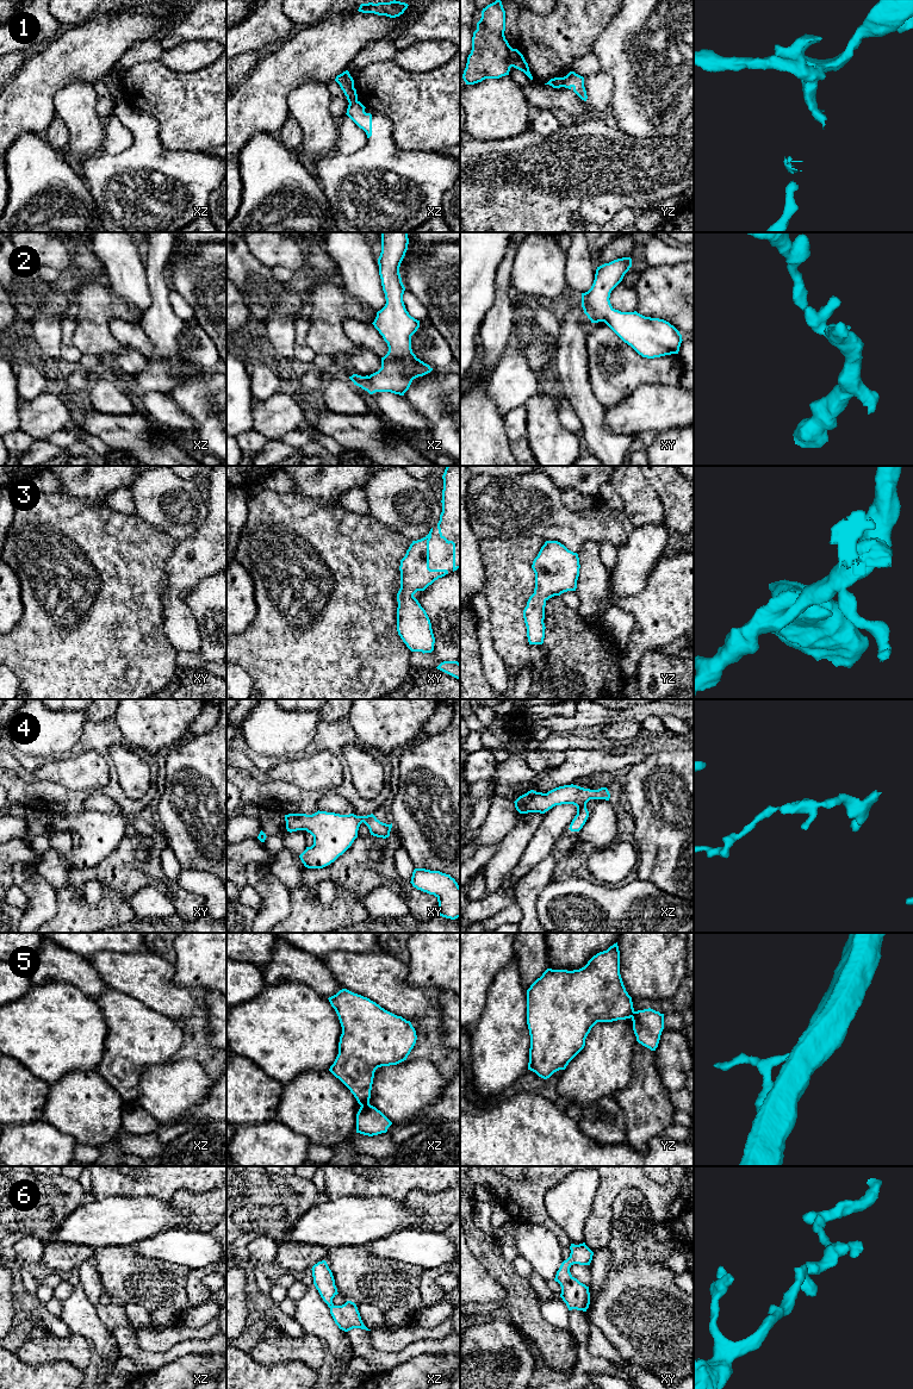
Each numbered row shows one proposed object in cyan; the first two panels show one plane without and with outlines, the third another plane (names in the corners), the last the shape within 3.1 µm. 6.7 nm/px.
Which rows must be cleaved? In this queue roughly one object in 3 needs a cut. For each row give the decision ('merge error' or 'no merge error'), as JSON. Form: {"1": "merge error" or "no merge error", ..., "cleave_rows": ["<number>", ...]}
{"1": "merge error", "2": "no merge error", "3": "no merge error", "4": "no merge error", "5": "merge error", "6": "no merge error", "cleave_rows": ["1", "5"]}

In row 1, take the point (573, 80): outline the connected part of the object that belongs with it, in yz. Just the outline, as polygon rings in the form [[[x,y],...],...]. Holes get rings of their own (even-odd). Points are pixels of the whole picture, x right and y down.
[[[570,71],[566,76],[564,76],[563,87],[573,89],[573,92],[584,101],[586,101],[588,95],[584,87],[584,77],[576,74],[574,71]]]

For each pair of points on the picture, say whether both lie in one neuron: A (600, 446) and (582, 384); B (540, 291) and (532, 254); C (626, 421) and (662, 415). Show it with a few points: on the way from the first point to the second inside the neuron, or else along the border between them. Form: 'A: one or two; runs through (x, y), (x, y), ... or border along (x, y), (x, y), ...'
A: one; runs through (595, 430), (592, 415), (582, 399)
B: one; runs through (540, 281), (539, 263)
C: one; runs through (634, 415), (653, 415)

